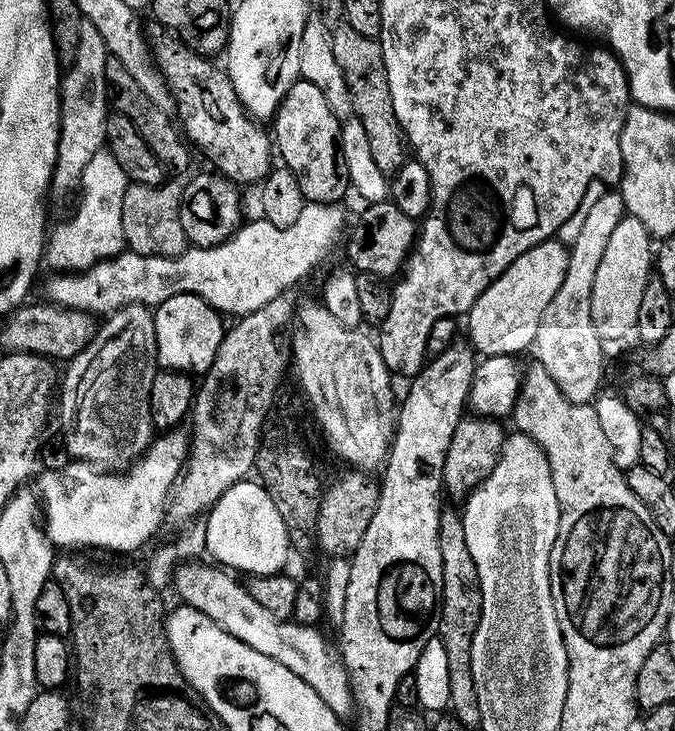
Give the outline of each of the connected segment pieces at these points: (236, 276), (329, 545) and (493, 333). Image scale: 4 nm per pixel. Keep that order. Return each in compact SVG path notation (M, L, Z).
M305 203L301 217L291 226L278 227L269 220L257 218L243 223L233 236L212 247L188 247L176 256L140 255L122 251L110 259L96 263L85 272L53 273L44 290L51 303L60 307L82 309L93 314L110 314L126 305L142 304L147 308L172 298L176 294L193 293L203 298L216 311L234 318L244 317L268 304L284 291L308 275L316 264L331 250L338 233L344 226L344 212L340 204Z
M348 470L348 473L345 476L340 476L332 485L325 487L323 489L321 498L320 498L320 513L318 514L318 522L316 523L316 542L321 553L329 552L329 557L332 558L344 558L349 554L355 552L356 547L362 542L362 534L366 534L366 526L370 526L370 518L374 518L374 510L378 506L378 498L380 497L380 485L375 479L371 480L371 475L365 474L360 470Z
M559 239L543 240L538 246L526 250L509 266L503 274L473 302L466 313L468 319L467 339L481 357L516 356L523 348L531 349L536 343L538 322L542 322L542 313L550 306L550 298L558 294L562 278L566 278L568 248Z

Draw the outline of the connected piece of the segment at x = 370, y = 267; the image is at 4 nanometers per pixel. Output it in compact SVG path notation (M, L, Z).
M391 199L369 203L356 220L352 233L348 236L348 260L356 272L365 272L385 278L396 278L401 275L412 245L416 243L418 224L402 214Z

